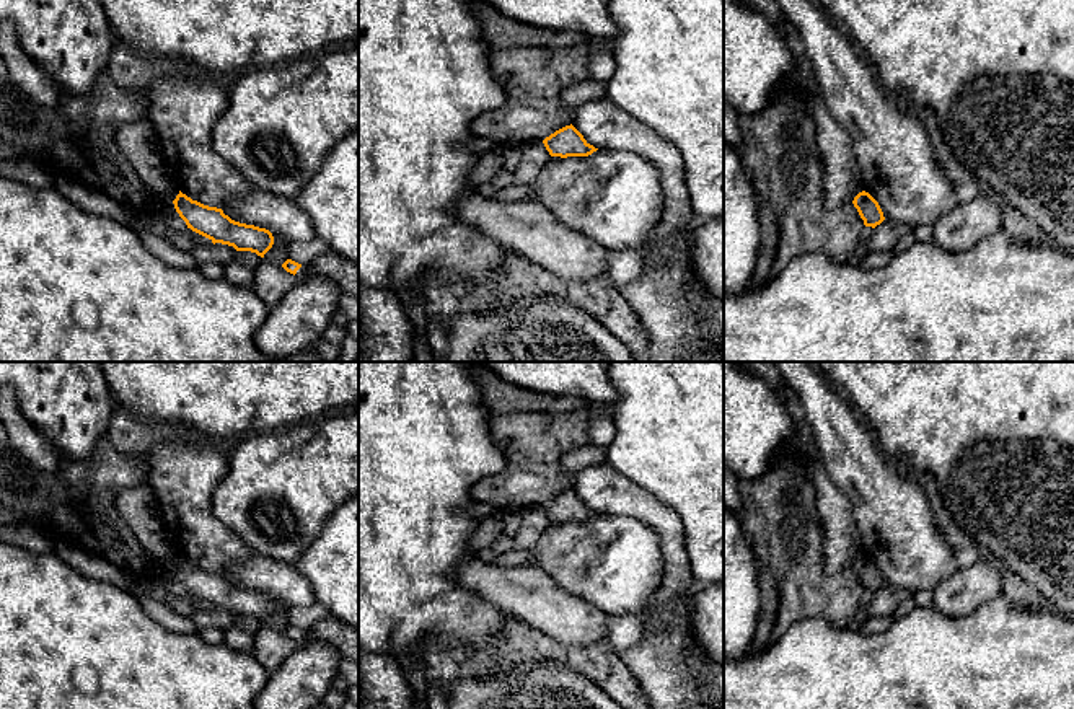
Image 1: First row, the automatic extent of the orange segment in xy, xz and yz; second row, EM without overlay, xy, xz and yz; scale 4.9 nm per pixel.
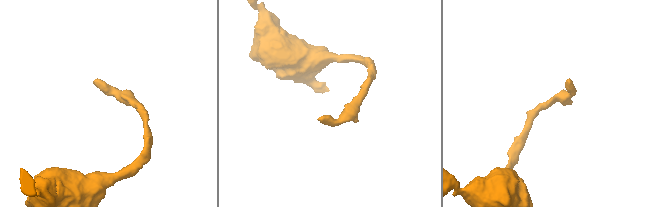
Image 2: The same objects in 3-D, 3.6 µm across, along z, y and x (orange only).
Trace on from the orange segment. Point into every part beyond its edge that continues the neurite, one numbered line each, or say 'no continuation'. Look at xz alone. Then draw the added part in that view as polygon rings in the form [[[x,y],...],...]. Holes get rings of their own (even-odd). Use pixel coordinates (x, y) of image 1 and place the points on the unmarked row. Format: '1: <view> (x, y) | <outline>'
no continuation

